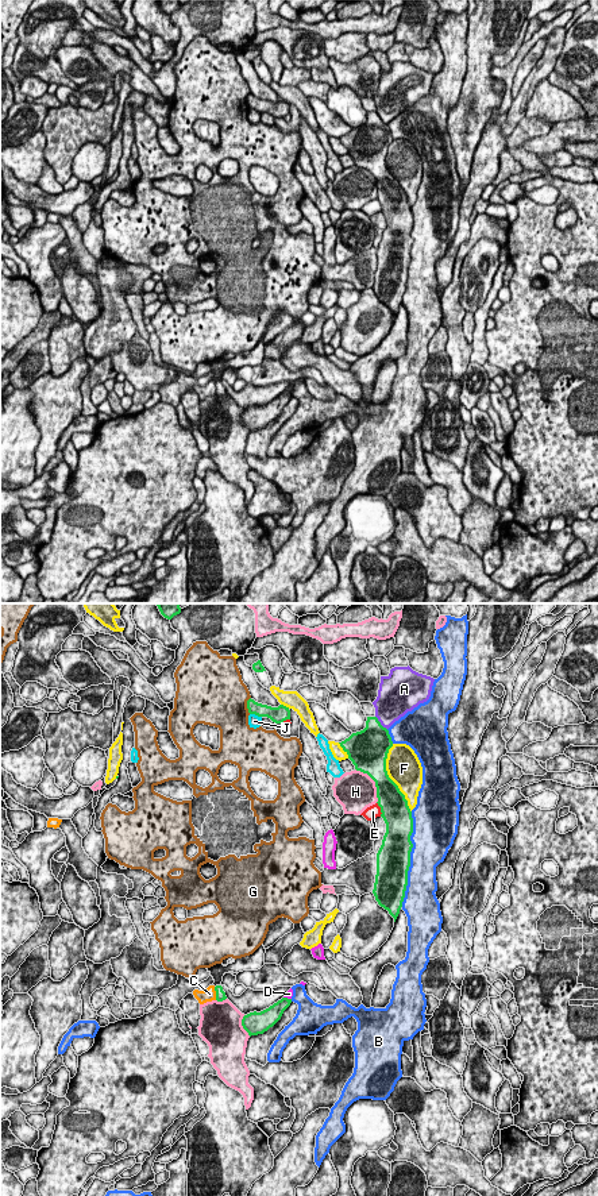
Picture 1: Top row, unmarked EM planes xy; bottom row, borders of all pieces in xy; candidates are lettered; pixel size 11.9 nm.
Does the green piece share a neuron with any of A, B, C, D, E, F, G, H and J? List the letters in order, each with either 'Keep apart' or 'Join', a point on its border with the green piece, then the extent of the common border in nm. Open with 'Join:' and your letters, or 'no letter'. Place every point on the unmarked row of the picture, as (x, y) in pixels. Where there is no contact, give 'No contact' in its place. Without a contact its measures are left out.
Join: no letter
A: Keep apart. Touches green at xy (379, 118). Shared border 220 nm
B: Keep apart. Touches green at xy (409, 254). Shared border 1150 nm
C: Keep apart. Touches green at xy (216, 389). Shared border 160 nm
D: Keep apart. Touches green at xy (286, 393). Shared border 100 nm
E: Keep apart. Touches green at xy (381, 204). Shared border 180 nm
F: Keep apart. Touches green at xy (389, 173). Shared border 850 nm
G: Keep apart. Touches green at xy (247, 100). Shared border 200 nm
H: Keep apart. Touches green at xy (375, 178). Shared border 500 nm
J: Keep apart. Touches green at xy (255, 110). Shared border 150 nm

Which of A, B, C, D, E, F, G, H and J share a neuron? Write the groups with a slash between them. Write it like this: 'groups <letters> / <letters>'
groups A / B / C / D / E / F / G / H / J

